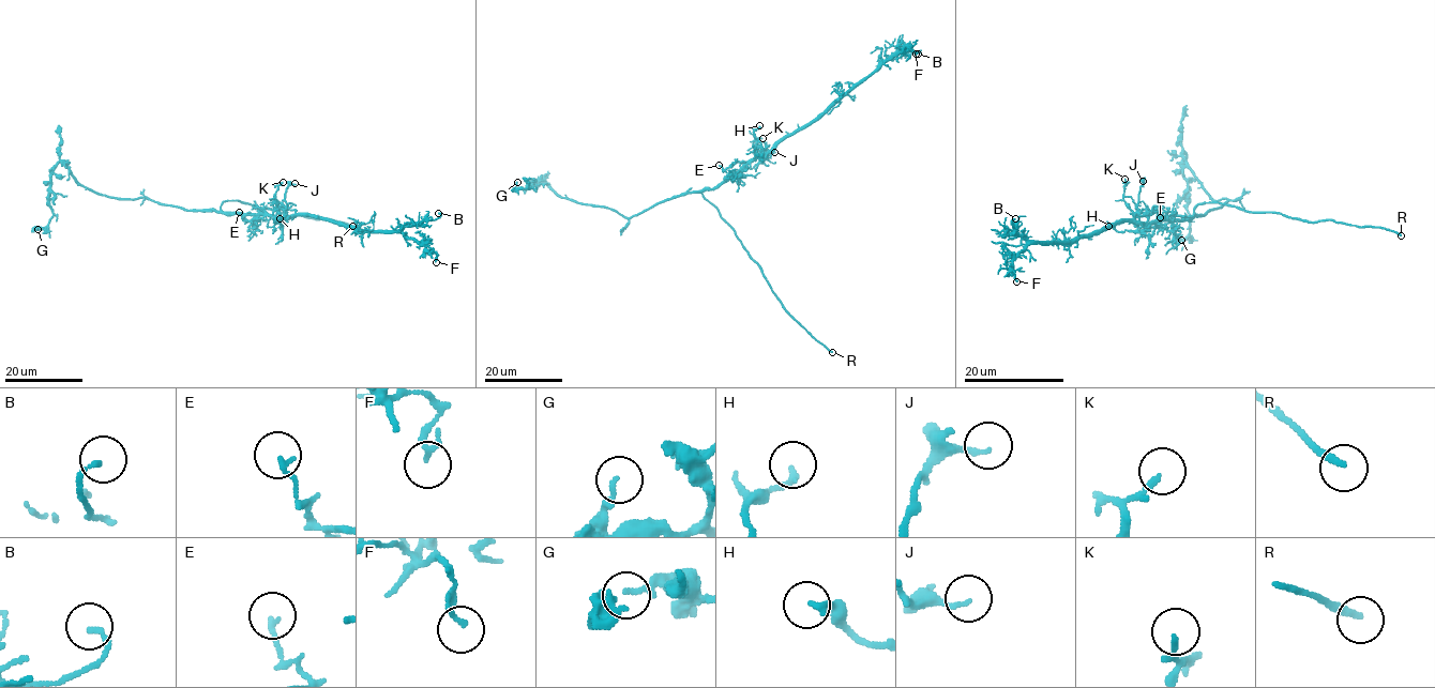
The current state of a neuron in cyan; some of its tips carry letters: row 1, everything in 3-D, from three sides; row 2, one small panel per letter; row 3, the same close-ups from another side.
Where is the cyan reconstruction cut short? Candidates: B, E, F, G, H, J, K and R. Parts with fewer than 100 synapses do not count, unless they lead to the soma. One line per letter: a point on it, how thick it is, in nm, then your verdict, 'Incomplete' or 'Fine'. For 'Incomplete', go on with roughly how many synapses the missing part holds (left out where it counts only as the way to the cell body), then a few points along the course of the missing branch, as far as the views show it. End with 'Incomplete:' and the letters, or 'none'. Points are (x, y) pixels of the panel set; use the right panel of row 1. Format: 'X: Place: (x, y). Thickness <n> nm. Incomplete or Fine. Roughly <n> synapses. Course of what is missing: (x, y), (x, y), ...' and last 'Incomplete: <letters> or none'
B: Place: (1015, 218). Thickness 130 nm. Fine
E: Place: (1160, 217). Thickness 140 nm. Fine
F: Place: (1016, 281). Thickness 180 nm. Fine
G: Place: (1181, 240). Thickness 160 nm. Fine
H: Place: (1108, 226). Thickness 200 nm. Fine
J: Place: (1143, 181). Thickness 130 nm. Fine
K: Place: (1124, 179). Thickness 160 nm. Fine
R: Place: (1401, 235). Thickness 240 nm. Incomplete. Course of what is missing: (1401, 235), (1413, 250)
Incomplete: R

